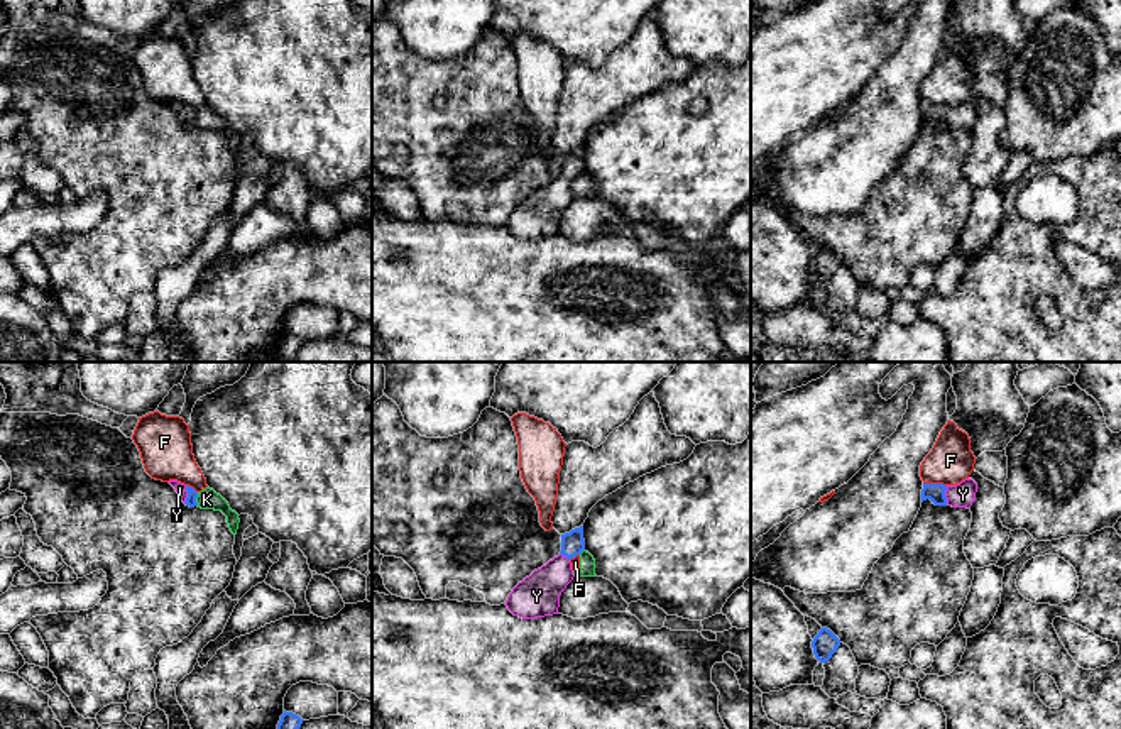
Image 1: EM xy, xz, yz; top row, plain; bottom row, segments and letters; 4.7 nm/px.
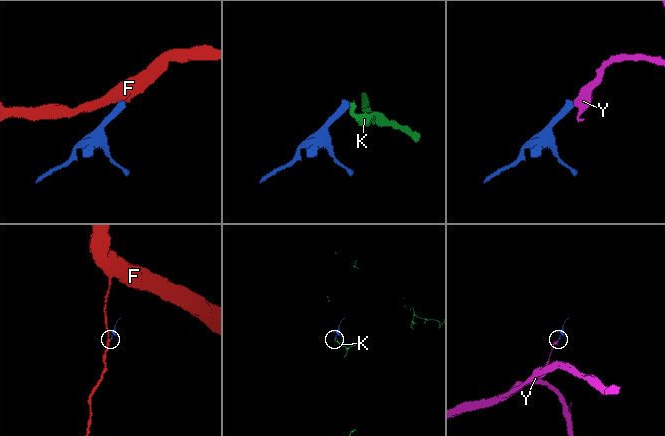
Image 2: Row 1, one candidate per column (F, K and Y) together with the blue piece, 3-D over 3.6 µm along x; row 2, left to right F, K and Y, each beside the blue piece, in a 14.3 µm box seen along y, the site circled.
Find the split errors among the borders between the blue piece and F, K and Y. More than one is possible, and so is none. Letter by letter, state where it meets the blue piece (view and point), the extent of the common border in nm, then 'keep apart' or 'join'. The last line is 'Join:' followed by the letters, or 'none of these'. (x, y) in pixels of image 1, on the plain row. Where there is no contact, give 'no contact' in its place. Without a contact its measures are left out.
F: meets blue in yz at (935, 105); contact 110 nm long; keep apart
K: meets blue in xy at (195, 120); contact 60 nm long; keep apart
Y: meets blue in yz at (944, 115); contact 90 nm long; join
Join: Y

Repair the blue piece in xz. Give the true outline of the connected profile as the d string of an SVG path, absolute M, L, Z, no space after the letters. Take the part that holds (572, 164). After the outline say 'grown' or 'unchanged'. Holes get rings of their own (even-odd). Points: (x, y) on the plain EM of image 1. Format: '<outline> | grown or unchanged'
M583 147L561 156L560 176L512 210L506 222L507 230L522 240L558 235L560 217L575 198L570 181L583 171Z | grown

